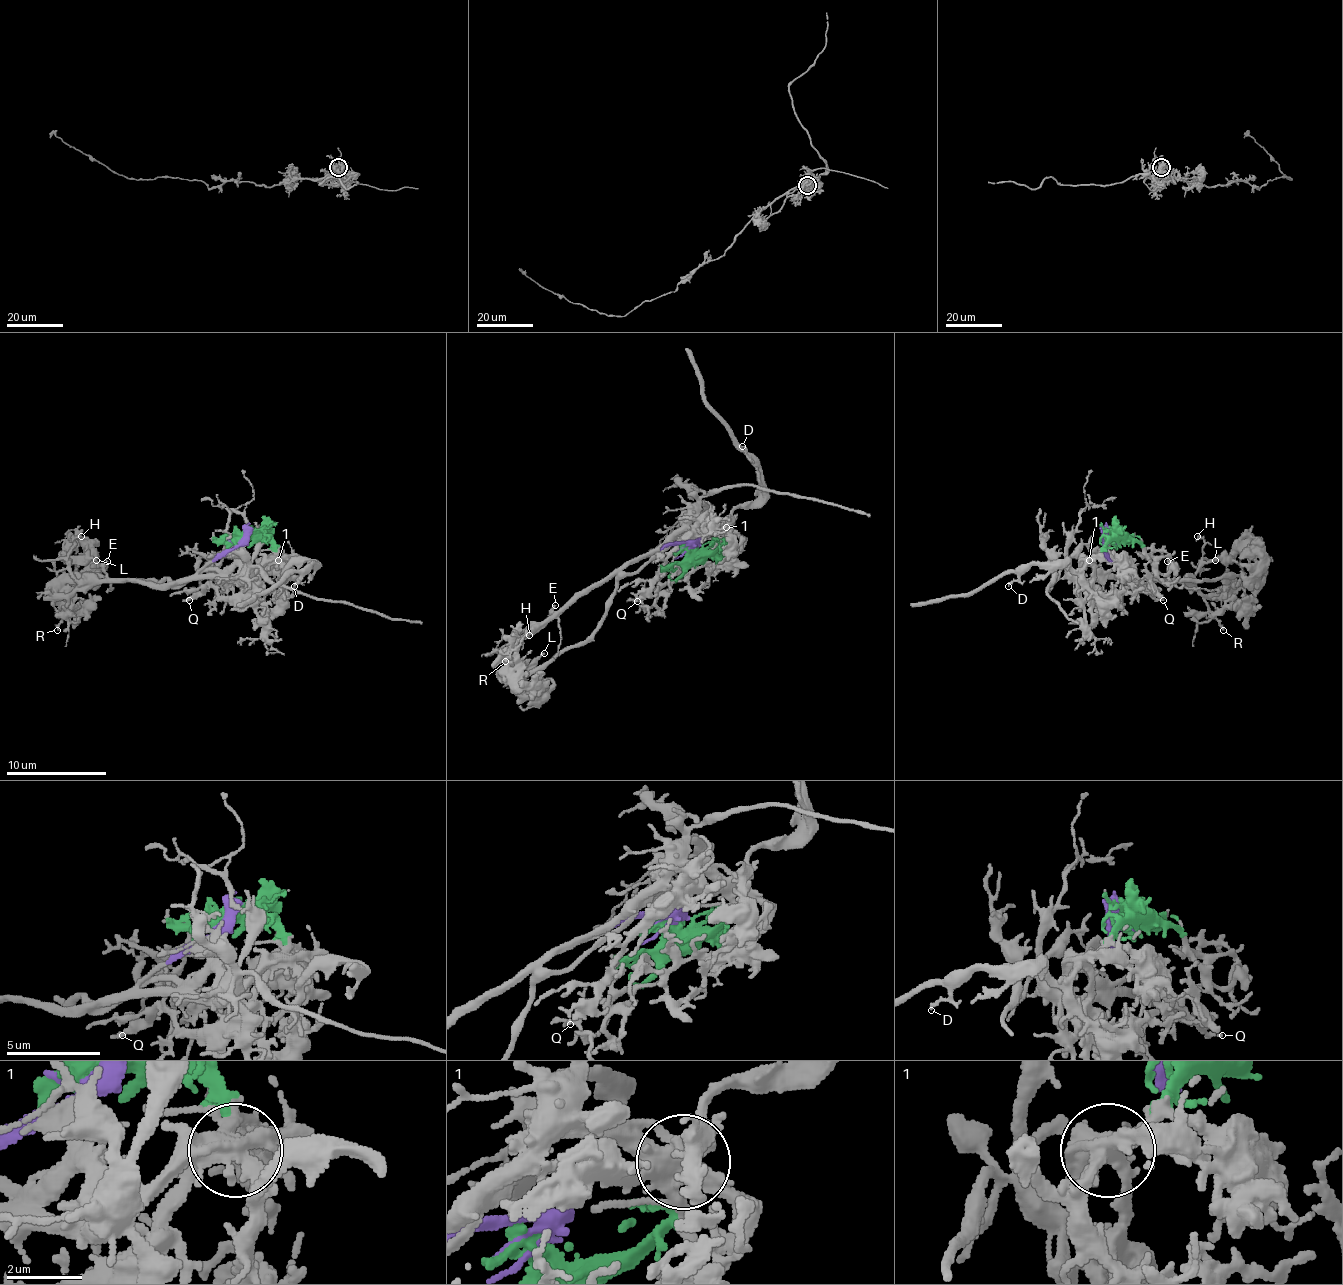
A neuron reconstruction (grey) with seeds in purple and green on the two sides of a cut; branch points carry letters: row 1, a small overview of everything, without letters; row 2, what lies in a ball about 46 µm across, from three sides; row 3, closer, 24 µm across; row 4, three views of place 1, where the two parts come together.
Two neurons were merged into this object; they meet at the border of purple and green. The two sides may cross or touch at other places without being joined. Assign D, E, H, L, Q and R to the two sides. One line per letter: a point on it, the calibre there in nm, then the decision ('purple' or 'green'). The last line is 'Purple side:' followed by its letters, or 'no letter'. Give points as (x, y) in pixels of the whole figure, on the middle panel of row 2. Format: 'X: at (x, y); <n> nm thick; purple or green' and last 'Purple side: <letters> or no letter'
D: at (742, 446); 160 nm thick; green
E: at (555, 605); 240 nm thick; purple
H: at (529, 635); 160 nm thick; purple
L: at (544, 653); 190 nm thick; purple
Q: at (637, 601); 200 nm thick; green
R: at (505, 661); 170 nm thick; purple
Purple side: E, H, L, R

